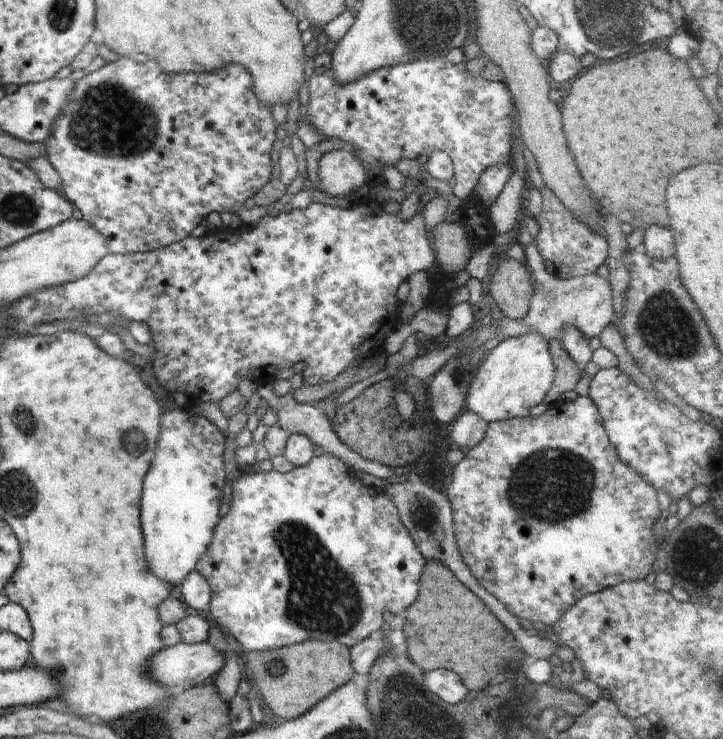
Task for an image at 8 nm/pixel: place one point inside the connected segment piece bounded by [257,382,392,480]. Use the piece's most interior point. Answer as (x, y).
(312, 421)

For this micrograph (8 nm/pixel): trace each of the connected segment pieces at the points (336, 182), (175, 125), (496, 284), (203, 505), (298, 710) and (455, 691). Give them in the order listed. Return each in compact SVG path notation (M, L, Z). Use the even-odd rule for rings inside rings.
M347 148L334 149L324 153L319 159L318 178L325 192L332 197L352 197L365 182L369 182L361 160Z
M119 58L104 64L96 71L89 72L74 82L63 115L55 122L50 136L45 140L47 157L61 178L61 192L80 212L83 219L96 227L107 239L110 253L132 254L153 251L178 242L190 235L190 232L211 212L240 212L244 202L254 195L271 179L272 160L270 152L276 142L277 127L271 108L255 95L253 78L250 72L240 64L226 64L205 73L167 73L157 60L134 62L133 58Z
M509 257L502 260L492 277L486 280L485 290L490 292L504 317L509 319L524 318L535 293L528 268Z
M185 408L165 412L160 426L156 456L144 478L140 520L150 570L174 586L194 570L224 512L221 500L227 479L222 454L227 438L213 422L190 416Z
M308 639L296 646L290 646L290 648L286 646L280 650L272 649L272 652L270 649L258 652L247 651L243 655L248 660L248 668L252 670L252 676L254 676L254 680L250 680L251 684L262 692L262 698L270 710L286 721L298 718L308 712L318 701L350 681L355 672L349 655L349 647L338 644L336 641Z
M450 670L425 671L423 685L424 688L438 695L450 705L463 701L470 691L460 682L460 678Z

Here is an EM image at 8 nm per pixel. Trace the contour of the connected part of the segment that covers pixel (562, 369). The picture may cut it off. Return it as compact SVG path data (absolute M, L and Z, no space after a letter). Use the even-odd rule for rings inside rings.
M561 340L549 342L552 365L555 367L555 379L541 403L549 405L561 400L563 392L574 390L577 382L583 376L583 370L566 352Z

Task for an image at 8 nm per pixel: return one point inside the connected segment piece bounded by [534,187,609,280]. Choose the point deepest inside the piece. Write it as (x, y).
(569, 248)

